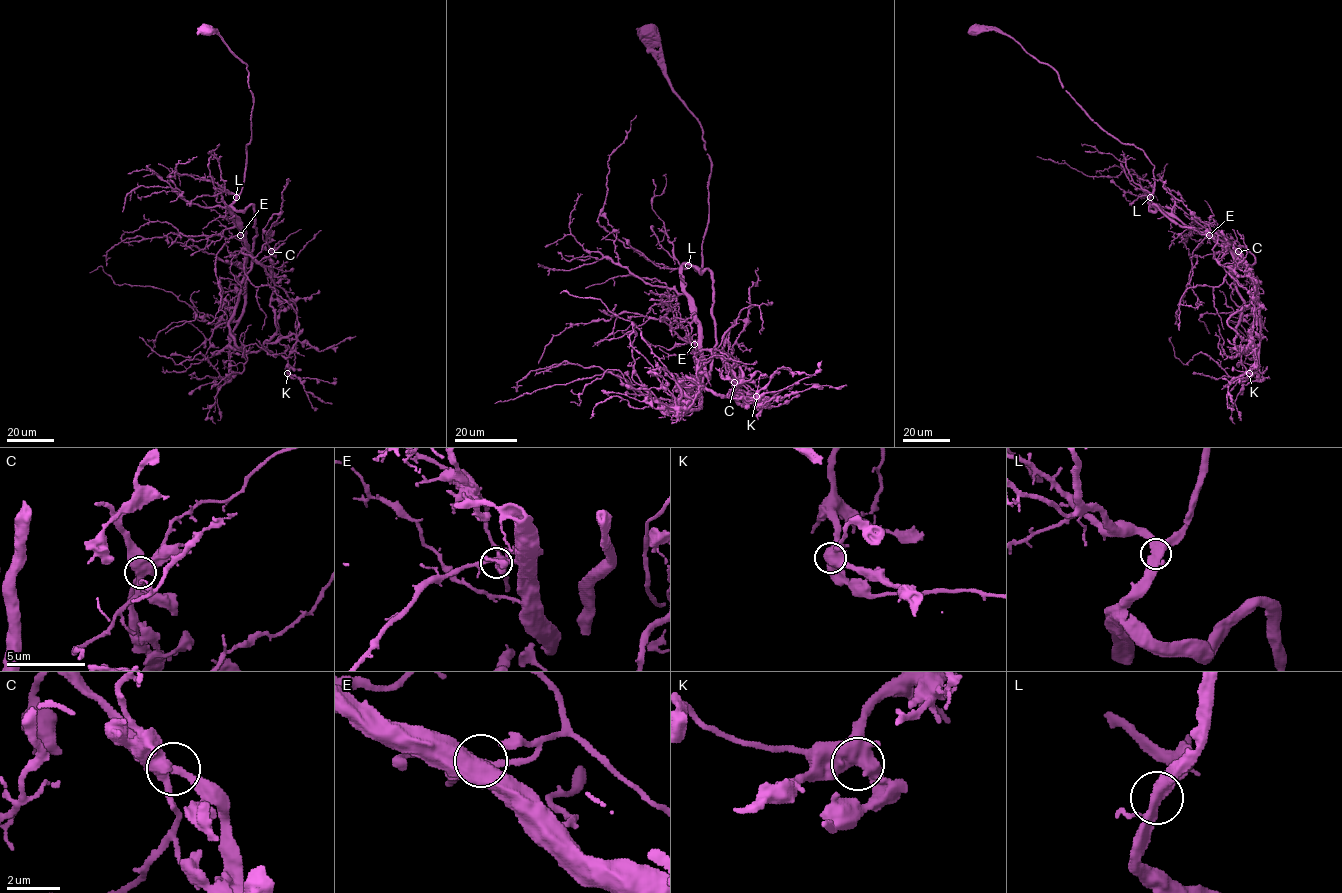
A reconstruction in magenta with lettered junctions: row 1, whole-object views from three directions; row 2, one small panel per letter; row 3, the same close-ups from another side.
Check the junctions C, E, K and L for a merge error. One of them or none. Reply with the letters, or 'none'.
none

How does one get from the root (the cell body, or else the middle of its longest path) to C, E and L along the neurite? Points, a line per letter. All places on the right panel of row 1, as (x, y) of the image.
C: (975, 30), (1011, 36), (1093, 121), (1140, 148), (1154, 166), (1149, 202), (1220, 244), (1220, 264), (1238, 251)
E: (975, 30), (1001, 30), (1048, 64), (1093, 121), (1143, 151), (1154, 166), (1149, 202), (1209, 235)
L: (975, 30), (1011, 36), (1057, 73), (1061, 85), (1093, 121), (1140, 148), (1154, 166), (1150, 197)

